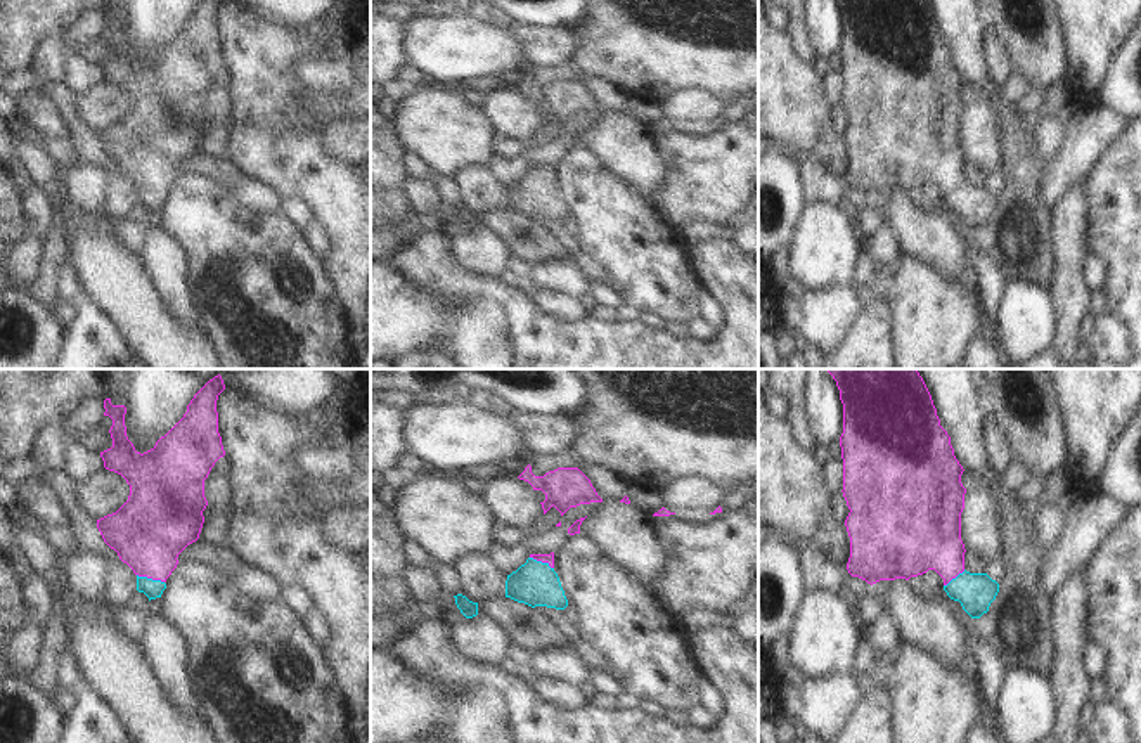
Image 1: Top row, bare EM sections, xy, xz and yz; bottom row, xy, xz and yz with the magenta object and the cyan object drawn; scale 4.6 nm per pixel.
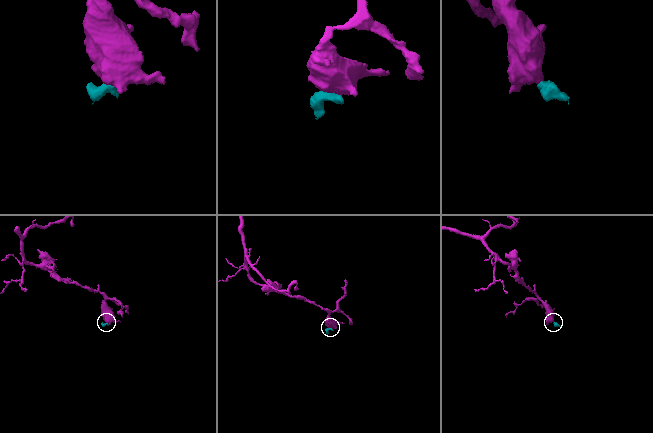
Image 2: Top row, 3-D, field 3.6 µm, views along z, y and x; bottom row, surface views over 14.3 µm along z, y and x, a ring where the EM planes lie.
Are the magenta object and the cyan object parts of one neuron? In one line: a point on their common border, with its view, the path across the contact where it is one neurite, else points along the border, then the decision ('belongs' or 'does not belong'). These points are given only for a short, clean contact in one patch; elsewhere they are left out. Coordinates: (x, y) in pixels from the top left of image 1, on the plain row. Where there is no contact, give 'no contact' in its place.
xy (151, 189) | across xy (156, 135), (151, 151), (151, 189), (153, 201) | belongs

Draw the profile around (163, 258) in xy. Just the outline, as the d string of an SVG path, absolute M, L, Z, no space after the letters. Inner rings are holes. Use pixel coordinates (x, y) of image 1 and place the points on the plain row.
M147 225L142 230L144 237L139 256L161 301L189 329L201 329L187 282L184 249L161 227Z

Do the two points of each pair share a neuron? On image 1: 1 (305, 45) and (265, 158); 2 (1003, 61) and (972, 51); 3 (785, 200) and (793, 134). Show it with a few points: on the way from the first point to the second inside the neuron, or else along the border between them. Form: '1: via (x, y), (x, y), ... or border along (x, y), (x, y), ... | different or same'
1: via (276, 70), (267, 78), (267, 129) | same
2: border along (986, 23), (986, 59), (996, 85) | different
3: border along (776, 151), (797, 163) | different

